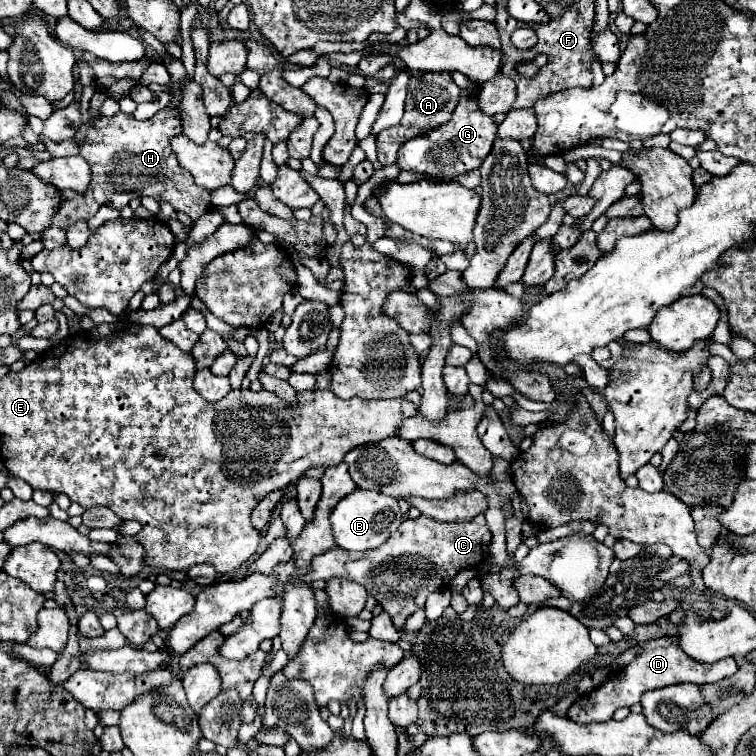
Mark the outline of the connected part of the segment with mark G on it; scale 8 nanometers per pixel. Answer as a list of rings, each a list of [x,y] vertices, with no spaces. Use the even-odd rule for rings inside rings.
[[[479,83],[473,85],[473,89],[461,89],[459,105],[449,123],[431,131],[431,135],[419,135],[415,139],[409,139],[399,149],[397,165],[401,165],[401,169],[415,169],[427,173],[427,177],[435,181],[451,181],[455,175],[481,167],[497,137],[497,123],[493,115],[479,109]]]

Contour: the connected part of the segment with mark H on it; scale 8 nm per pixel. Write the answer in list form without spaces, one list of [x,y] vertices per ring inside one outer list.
[[[161,109],[147,121],[137,121],[133,115],[119,111],[113,117],[99,117],[91,127],[85,125],[83,131],[75,135],[75,139],[81,145],[81,157],[91,165],[91,187],[87,189],[85,197],[75,195],[73,191],[63,193],[63,207],[59,209],[59,215],[55,215],[51,227],[43,231],[43,245],[47,249],[61,247],[65,243],[65,231],[71,223],[93,217],[101,205],[123,209],[133,197],[141,199],[147,195],[157,201],[167,201],[175,211],[187,213],[193,221],[207,213],[211,207],[209,191],[199,187],[193,175],[189,175],[189,171],[179,165],[175,151],[169,145],[169,139],[181,133],[183,119],[179,109]]]

